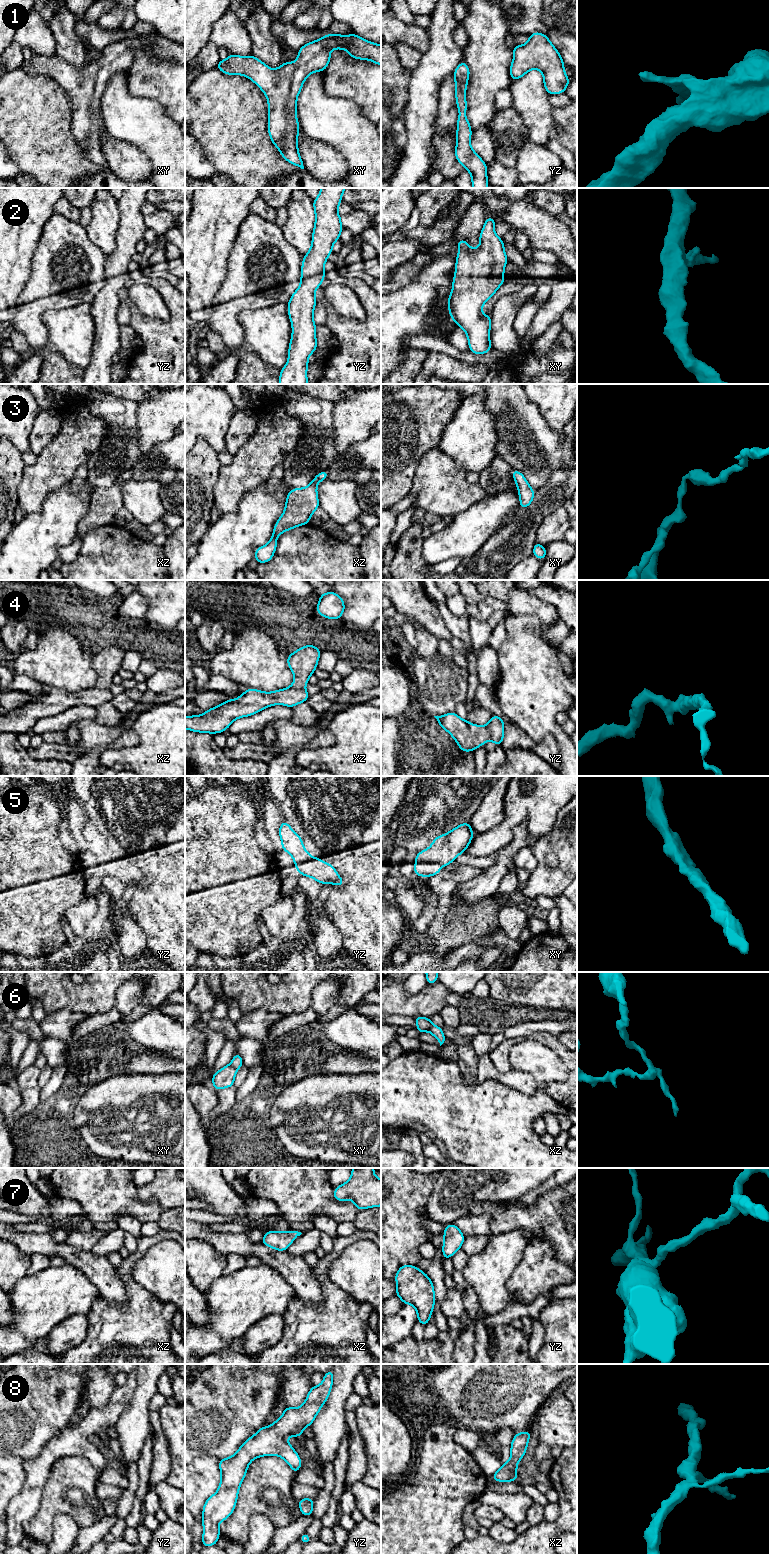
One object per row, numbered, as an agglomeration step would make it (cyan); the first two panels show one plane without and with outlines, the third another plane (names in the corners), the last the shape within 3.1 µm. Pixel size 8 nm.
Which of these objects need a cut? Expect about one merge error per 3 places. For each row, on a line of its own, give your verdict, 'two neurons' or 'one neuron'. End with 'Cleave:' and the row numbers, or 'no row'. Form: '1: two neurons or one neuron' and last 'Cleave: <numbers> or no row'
1: one neuron
2: one neuron
3: one neuron
4: one neuron
5: one neuron
6: two neurons
7: one neuron
8: one neuron
Cleave: 6

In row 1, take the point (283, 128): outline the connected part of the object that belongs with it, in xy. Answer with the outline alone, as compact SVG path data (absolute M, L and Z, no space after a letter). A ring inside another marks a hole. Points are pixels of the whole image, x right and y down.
M329 33L323 38L302 46L298 50L298 58L294 63L283 62L275 70L253 55L243 57L232 53L227 59L220 60L216 66L217 69L227 75L243 75L251 79L264 92L268 100L268 133L271 142L278 148L283 159L301 169L304 169L304 166L298 152L299 121L295 116L297 97L304 81L310 74L317 71L324 72L330 62L330 51L332 49L345 49L353 59L370 60L377 65L381 65L381 45L367 41L354 33L347 36Z

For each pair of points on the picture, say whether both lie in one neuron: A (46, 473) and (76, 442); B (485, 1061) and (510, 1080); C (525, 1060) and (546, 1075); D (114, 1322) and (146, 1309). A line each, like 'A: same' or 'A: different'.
A: same
B: same
C: same
D: same

